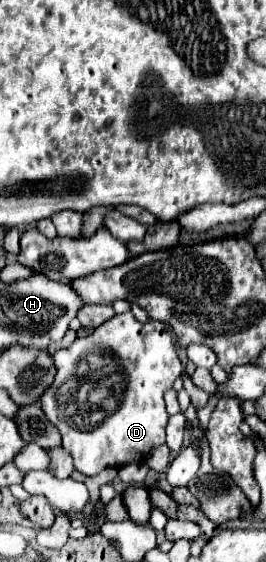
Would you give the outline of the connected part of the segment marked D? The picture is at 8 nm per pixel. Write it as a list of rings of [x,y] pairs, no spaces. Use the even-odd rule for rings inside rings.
[[[132,311],[122,313],[122,315],[114,315],[112,319],[108,319],[106,323],[102,323],[98,329],[94,329],[94,333],[78,337],[70,347],[60,349],[52,355],[54,365],[56,365],[56,375],[54,375],[54,383],[46,390],[40,399],[40,405],[46,413],[46,417],[58,427],[60,435],[62,435],[62,447],[72,455],[74,459],[74,467],[78,471],[82,471],[84,475],[98,475],[102,469],[106,467],[122,467],[128,463],[140,463],[142,459],[146,459],[146,455],[162,445],[166,441],[166,423],[168,423],[168,413],[166,413],[166,405],[164,405],[164,391],[168,387],[172,387],[174,379],[180,377],[182,373],[182,363],[178,357],[178,349],[176,349],[176,341],[172,331],[158,321],[148,321],[148,323],[140,323]],[[104,345],[110,345],[112,351],[118,355],[118,359],[122,361],[122,367],[118,367],[116,361],[116,369],[114,373],[110,373],[110,385],[104,383],[102,389],[94,389],[94,385],[90,387],[78,387],[78,393],[74,395],[74,401],[70,401],[68,405],[60,405],[58,403],[58,393],[56,387],[58,383],[64,383],[66,379],[74,377],[76,371],[76,363],[80,361],[82,355],[90,353],[90,351],[104,351]]]

